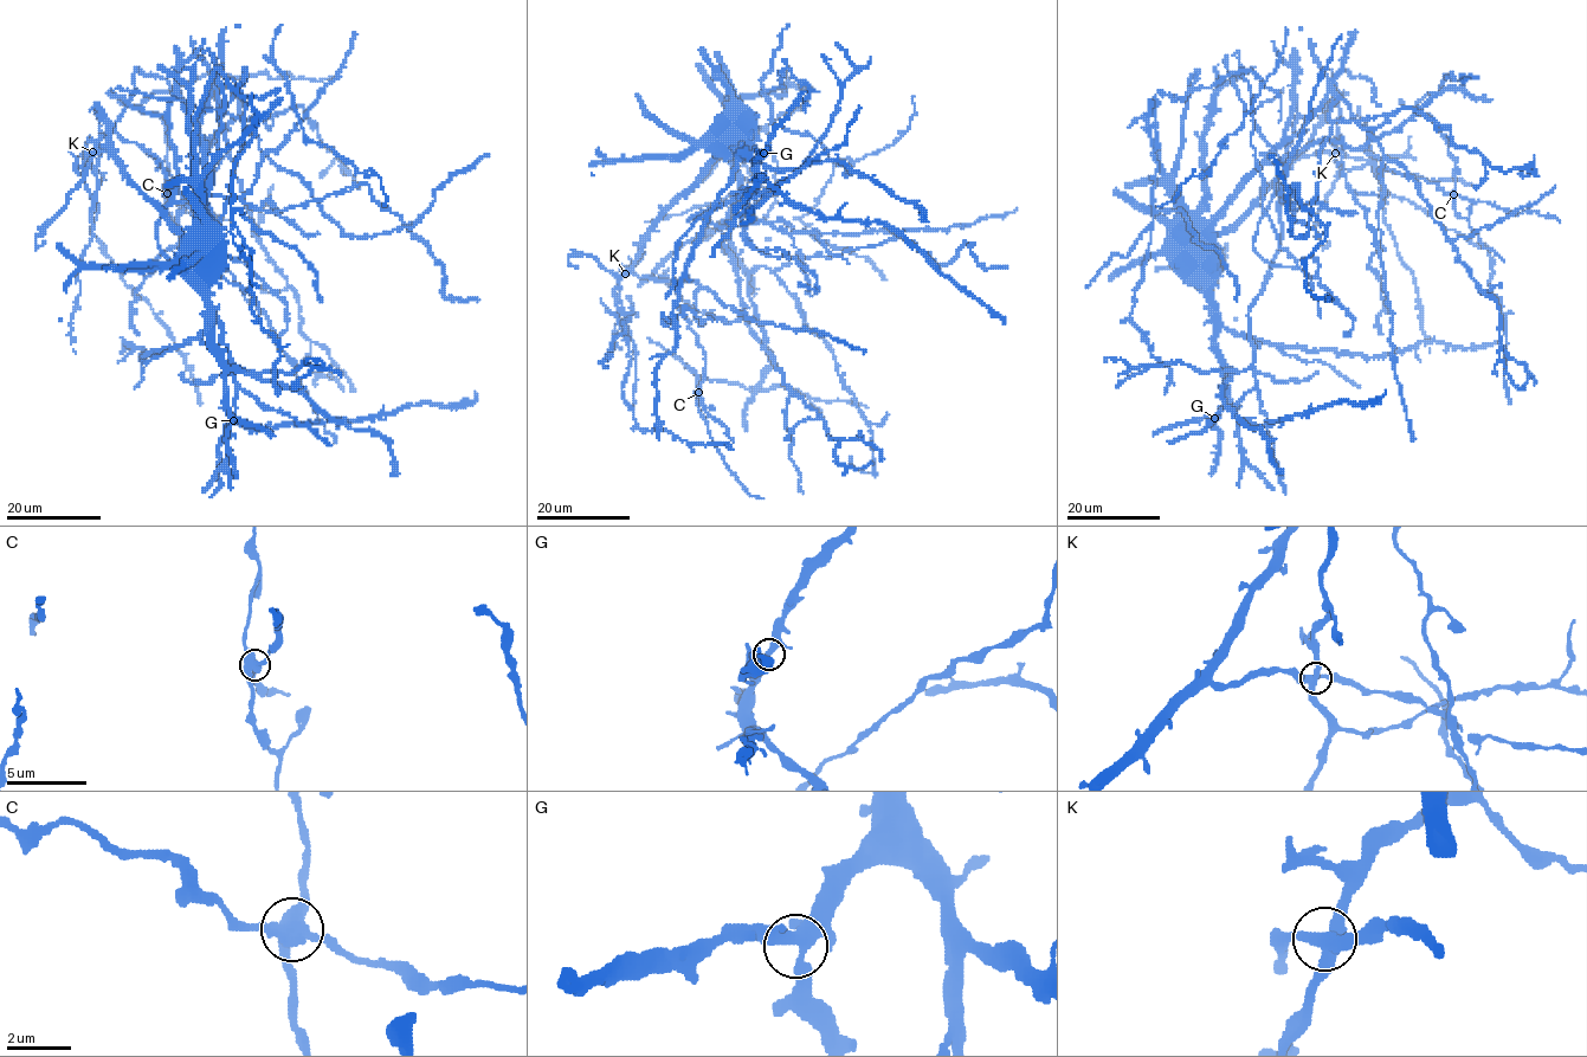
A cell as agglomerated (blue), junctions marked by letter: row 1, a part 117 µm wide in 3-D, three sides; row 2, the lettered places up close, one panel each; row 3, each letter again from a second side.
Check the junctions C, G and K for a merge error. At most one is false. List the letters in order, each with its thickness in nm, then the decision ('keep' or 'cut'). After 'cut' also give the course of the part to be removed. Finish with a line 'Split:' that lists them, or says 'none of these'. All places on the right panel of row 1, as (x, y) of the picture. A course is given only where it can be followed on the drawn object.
C: calibre 480 nm; cut; course (1453, 194), (1517, 213), (1529, 211), (1554, 216), (1559, 221)
G: calibre 380 nm; keep
K: calibre 400 nm; keep
Split: C

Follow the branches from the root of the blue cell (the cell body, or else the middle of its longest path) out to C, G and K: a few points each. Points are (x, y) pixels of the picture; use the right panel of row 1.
C: (1187, 230), (1265, 163), (1399, 129), (1446, 75), (1414, 110), (1447, 140), (1453, 194)
G: (1187, 230), (1194, 231), (1208, 250), (1211, 316), (1214, 340), (1224, 360), (1226, 385), (1226, 405), (1214, 418)
K: (1187, 230), (1226, 232), (1297, 159), (1323, 150), (1335, 153)

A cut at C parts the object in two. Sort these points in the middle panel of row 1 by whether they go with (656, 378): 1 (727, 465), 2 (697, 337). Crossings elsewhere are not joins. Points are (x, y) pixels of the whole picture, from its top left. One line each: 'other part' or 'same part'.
1: other part
2: other part

